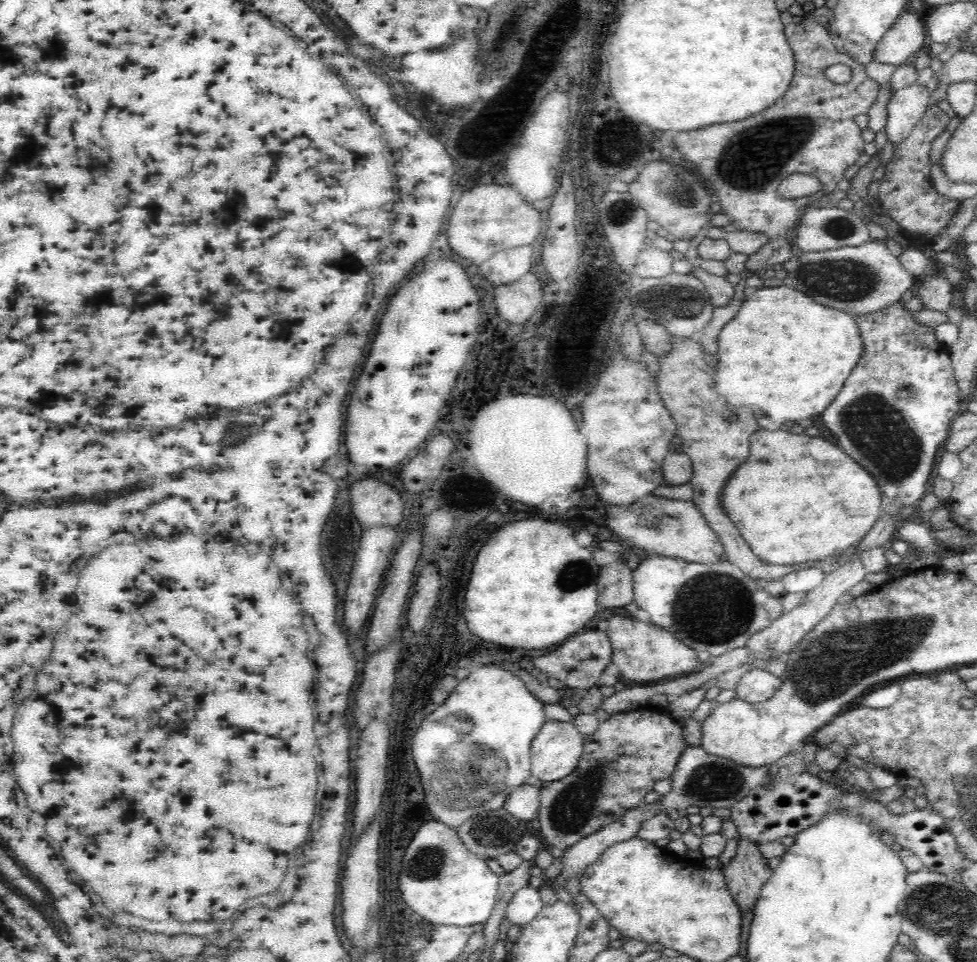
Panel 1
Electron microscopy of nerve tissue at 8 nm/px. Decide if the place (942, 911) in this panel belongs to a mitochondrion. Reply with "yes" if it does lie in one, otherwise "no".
yes

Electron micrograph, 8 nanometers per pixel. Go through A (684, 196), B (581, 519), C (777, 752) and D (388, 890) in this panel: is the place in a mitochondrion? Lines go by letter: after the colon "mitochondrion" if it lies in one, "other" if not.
A: mitochondrion
B: other
C: other
D: other

